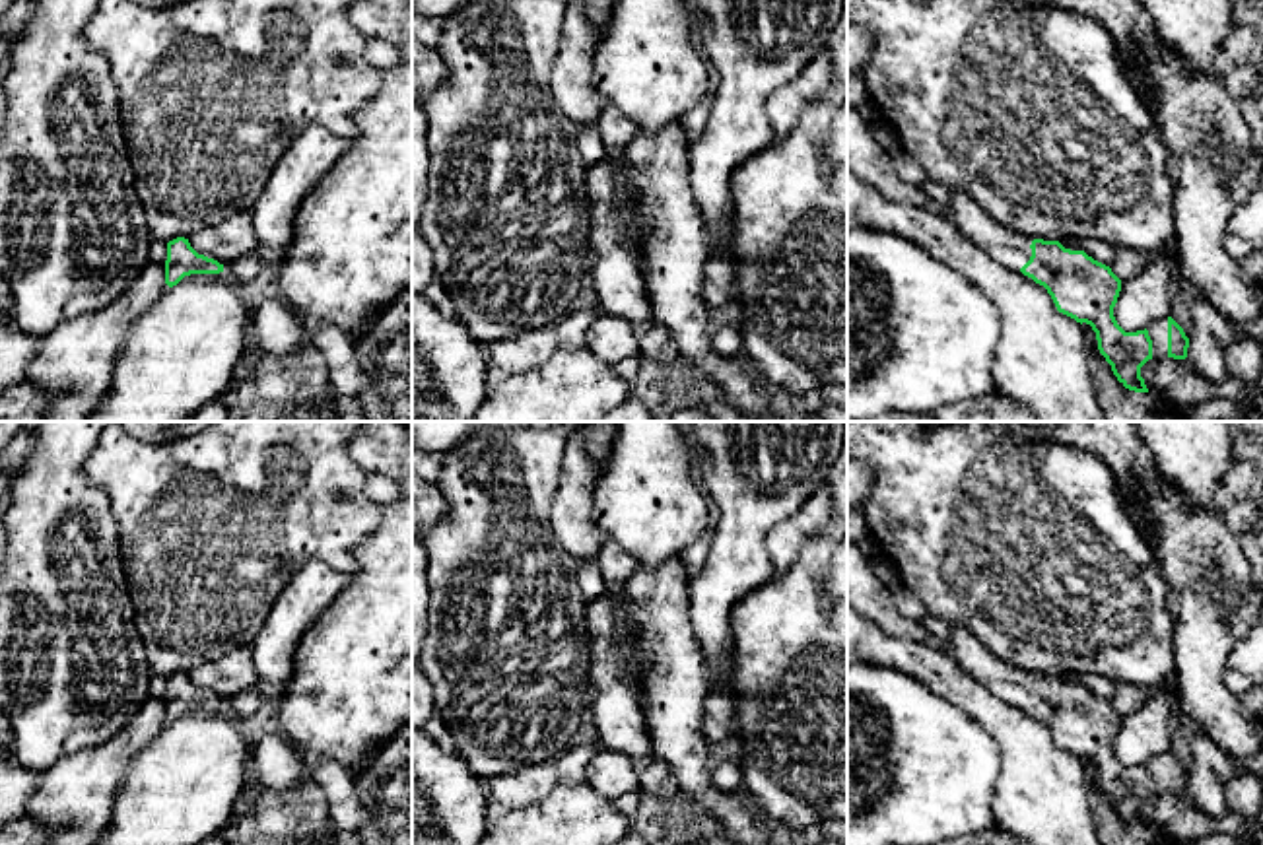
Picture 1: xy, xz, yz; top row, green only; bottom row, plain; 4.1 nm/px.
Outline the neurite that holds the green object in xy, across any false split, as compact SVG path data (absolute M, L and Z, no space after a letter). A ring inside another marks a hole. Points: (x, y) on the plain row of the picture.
M177 672L167 678L165 695L165 719L169 723L177 721L185 711L190 709L220 709L223 699L204 690L198 690L188 674Z

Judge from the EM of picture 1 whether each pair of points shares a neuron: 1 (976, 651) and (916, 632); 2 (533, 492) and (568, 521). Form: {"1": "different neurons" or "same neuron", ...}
{"1": "different neurons", "2": "different neurons"}

